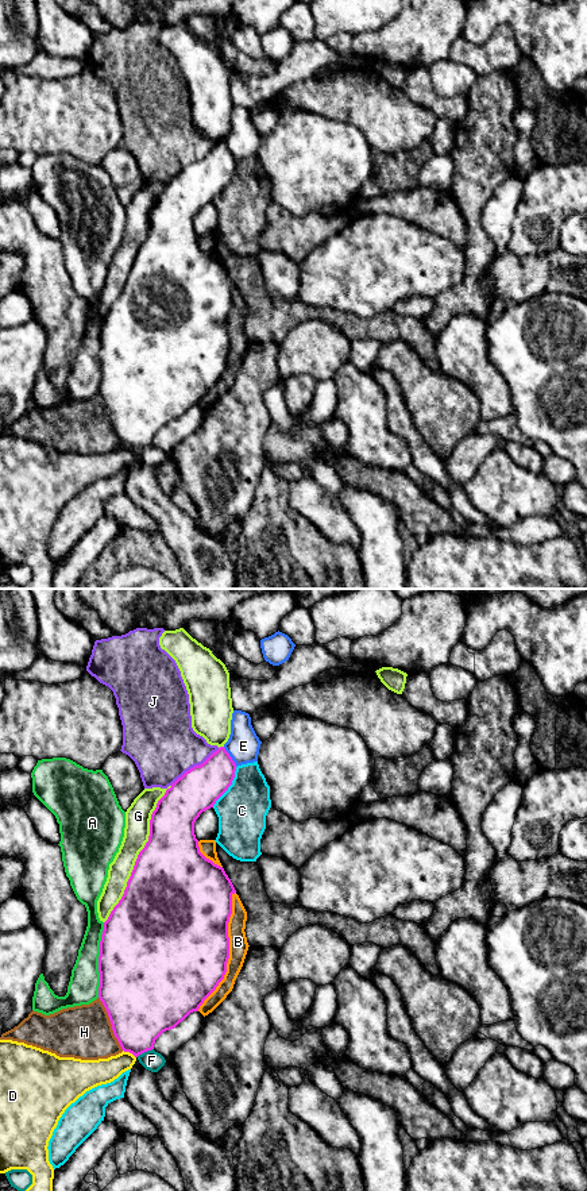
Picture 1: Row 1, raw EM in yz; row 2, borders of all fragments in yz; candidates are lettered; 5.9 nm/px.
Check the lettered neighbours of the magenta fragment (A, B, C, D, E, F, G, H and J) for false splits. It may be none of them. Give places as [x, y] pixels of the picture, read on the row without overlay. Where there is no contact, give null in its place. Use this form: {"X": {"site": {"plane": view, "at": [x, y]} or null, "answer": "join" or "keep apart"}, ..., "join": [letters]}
{"A": {"site": {"plane": "yz", "at": [99, 355]}, "answer": "keep apart"}, "B": {"site": {"plane": "yz", "at": [228, 346]}, "answer": "keep apart"}, "C": {"site": {"plane": "yz", "at": [228, 181]}, "answer": "keep apart"}, "D": {"site": {"plane": "yz", "at": [130, 447]}, "answer": "keep apart"}, "E": {"site": {"plane": "yz", "at": [230, 151]}, "answer": "keep apart"}, "F": {"site": {"plane": "yz", "at": [145, 446]}, "answer": "keep apart"}, "G": {"site": {"plane": "yz", "at": [139, 249]}, "answer": "keep apart"}, "H": {"site": {"plane": "yz", "at": [111, 419]}, "answer": "keep apart"}, "J": {"site": {"plane": "yz", "at": [194, 161]}, "answer": "keep apart"}, "join": []}

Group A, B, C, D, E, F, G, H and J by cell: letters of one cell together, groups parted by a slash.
A / B / C / D / E F / G / H / J

